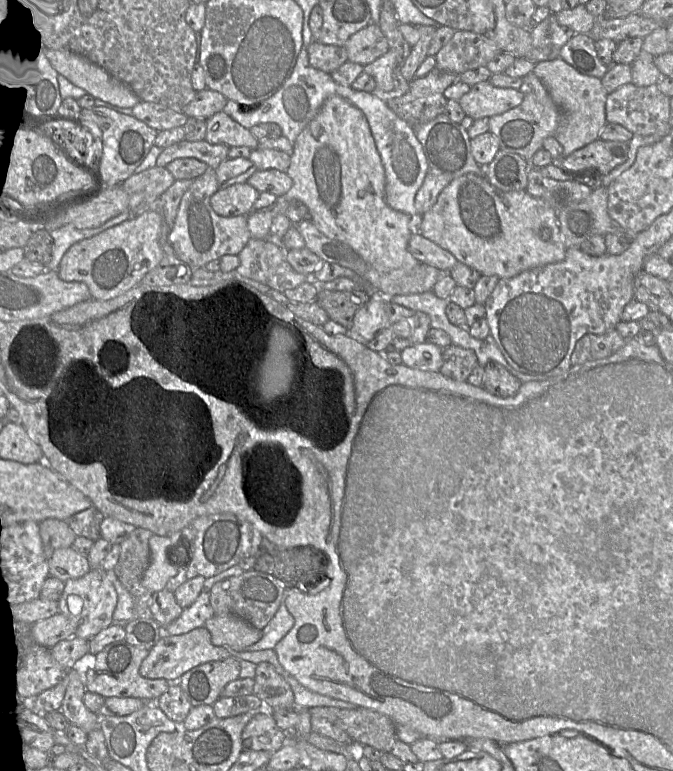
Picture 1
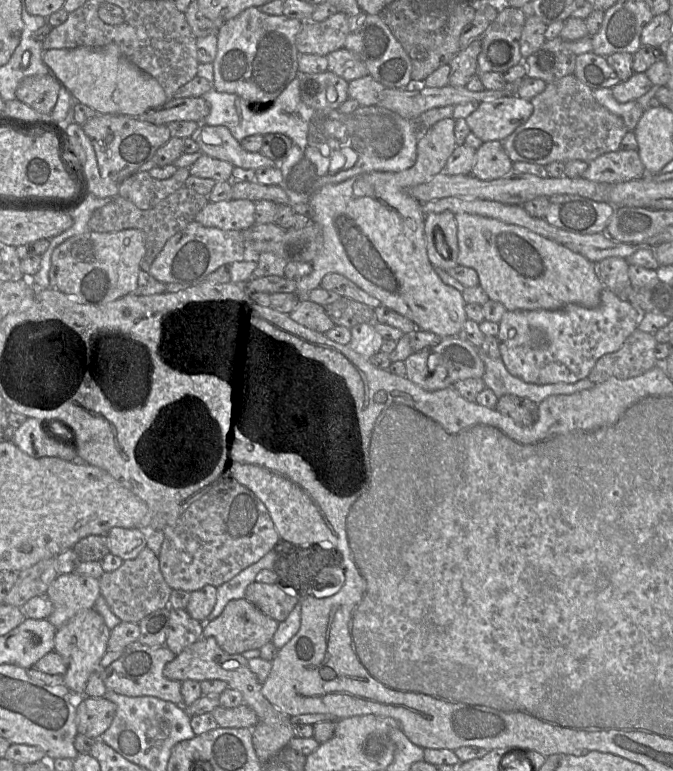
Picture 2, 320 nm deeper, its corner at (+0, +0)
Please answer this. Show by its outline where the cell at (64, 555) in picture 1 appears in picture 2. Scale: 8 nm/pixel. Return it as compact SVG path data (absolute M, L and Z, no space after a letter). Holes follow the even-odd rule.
M76 572L59 574L46 593L53 603L53 611L47 619L56 629L79 611L94 608L101 594L98 579Z

